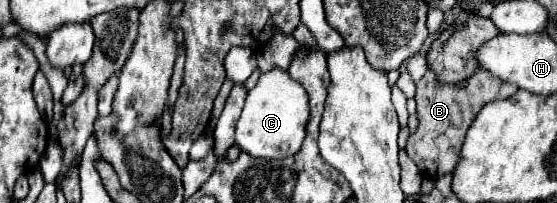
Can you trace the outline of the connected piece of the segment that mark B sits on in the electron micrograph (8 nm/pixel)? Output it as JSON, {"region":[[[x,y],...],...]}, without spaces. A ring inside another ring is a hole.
{"region":[[[427,70],[425,76],[417,82],[417,130],[407,140],[407,154],[417,164],[417,168],[427,178],[439,178],[447,172],[453,172],[453,168],[459,162],[459,152],[463,146],[463,138],[467,128],[471,126],[477,112],[491,100],[507,99],[518,90],[514,84],[503,84],[501,80],[495,80],[489,72],[475,72],[469,80],[459,84],[439,84],[433,70]]]}

